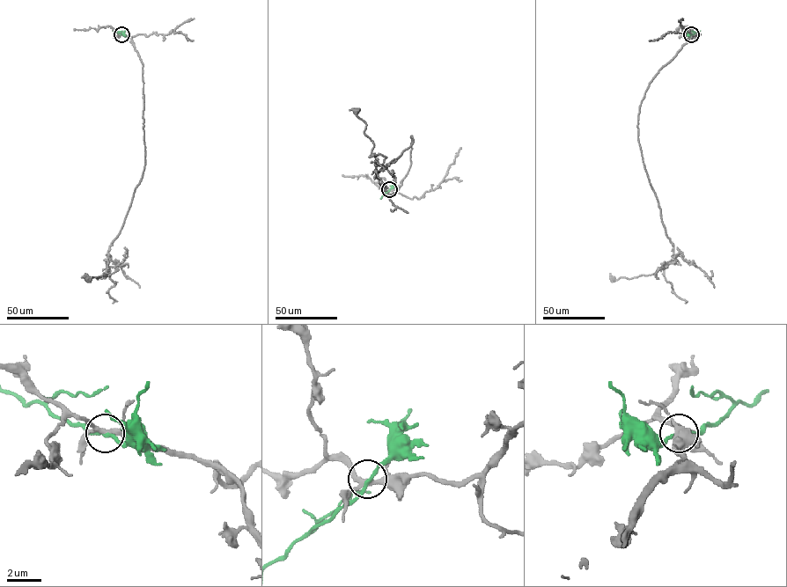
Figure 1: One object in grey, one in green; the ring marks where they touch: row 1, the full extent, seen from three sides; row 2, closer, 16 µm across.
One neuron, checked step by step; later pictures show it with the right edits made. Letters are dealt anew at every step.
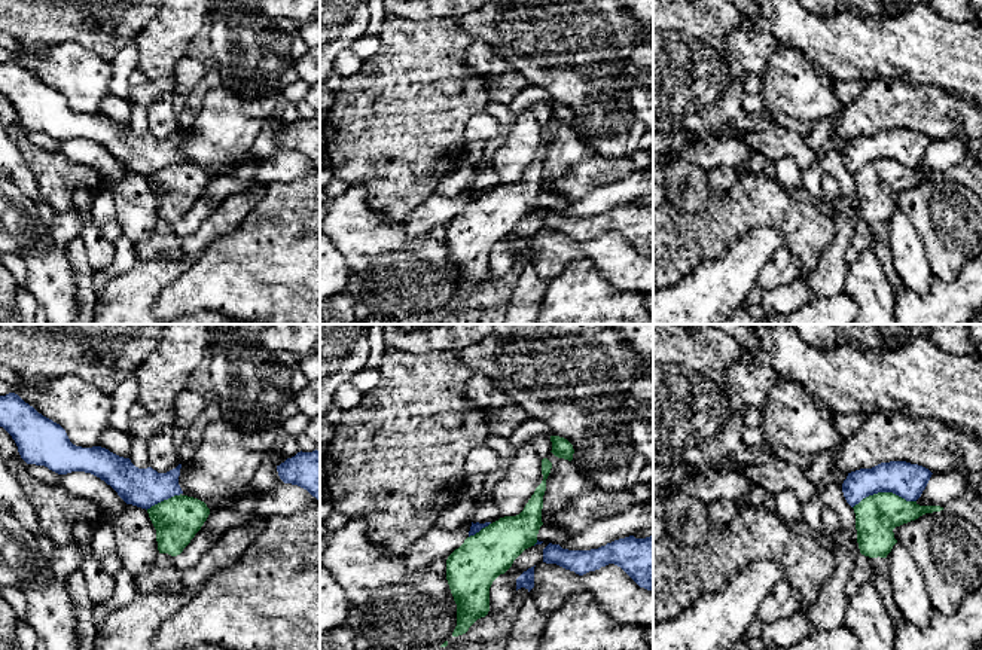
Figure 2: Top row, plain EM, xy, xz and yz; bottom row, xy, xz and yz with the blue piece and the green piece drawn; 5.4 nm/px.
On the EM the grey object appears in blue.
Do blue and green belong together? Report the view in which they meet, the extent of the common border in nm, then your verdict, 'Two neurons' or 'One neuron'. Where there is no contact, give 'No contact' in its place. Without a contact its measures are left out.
Touches blue in yz. Shared border 340 nm. Two neurons

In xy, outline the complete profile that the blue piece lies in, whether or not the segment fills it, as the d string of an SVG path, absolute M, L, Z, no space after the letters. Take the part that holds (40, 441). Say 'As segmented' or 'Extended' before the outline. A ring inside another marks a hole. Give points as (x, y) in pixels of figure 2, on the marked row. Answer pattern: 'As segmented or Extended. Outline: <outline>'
As segmented. Outline: M18 394L0 396L0 427L15 440L27 464L45 466L58 474L91 473L126 503L141 509L183 494L179 485L182 464L167 473L138 469L129 458L101 446L82 448L70 442L65 430L39 414Z

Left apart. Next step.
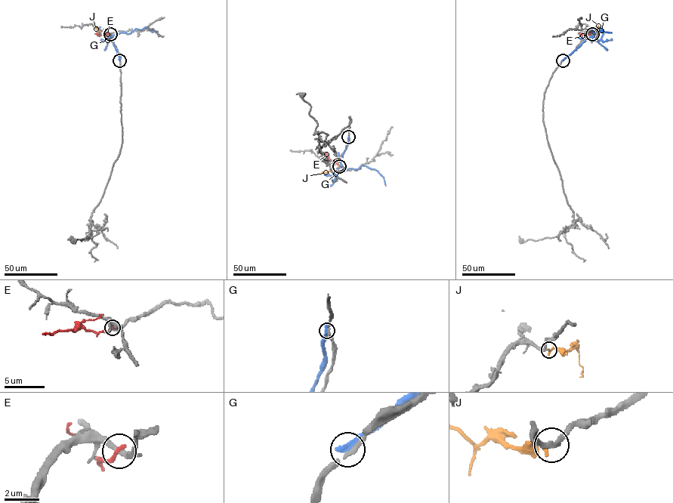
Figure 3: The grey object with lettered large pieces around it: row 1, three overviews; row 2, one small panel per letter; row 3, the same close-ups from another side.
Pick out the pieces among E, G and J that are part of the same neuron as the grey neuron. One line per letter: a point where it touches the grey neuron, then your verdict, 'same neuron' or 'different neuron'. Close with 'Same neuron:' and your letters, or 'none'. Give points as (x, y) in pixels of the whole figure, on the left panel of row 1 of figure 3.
E: (109, 34) | different neuron
G: (119, 60) | different neuron
J: (110, 34) | same neuron
Same neuron: J

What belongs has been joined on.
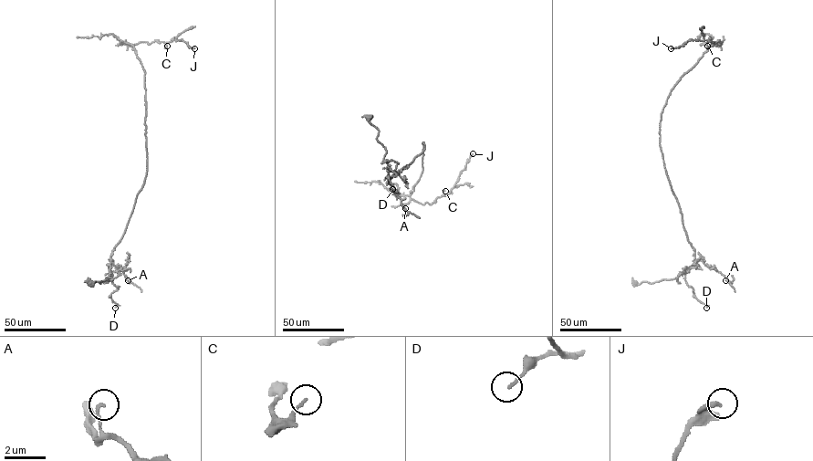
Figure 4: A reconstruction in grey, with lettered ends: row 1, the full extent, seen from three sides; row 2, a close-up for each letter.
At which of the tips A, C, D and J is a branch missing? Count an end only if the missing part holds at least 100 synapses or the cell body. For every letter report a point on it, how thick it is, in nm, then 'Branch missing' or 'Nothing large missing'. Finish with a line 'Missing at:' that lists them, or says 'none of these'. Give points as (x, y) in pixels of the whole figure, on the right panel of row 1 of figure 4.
A: Place: (725, 280). Thickness 130 nm. Nothing large missing
C: Place: (707, 46). Thickness 110 nm. Nothing large missing
D: Place: (706, 308). Thickness 120 nm. Nothing large missing
J: Place: (671, 48). Thickness 320 nm. Nothing large missing
Missing at: none of these

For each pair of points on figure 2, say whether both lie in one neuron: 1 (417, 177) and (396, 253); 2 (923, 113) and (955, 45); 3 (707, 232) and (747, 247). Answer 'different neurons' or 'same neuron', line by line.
1: different neurons
2: different neurons
3: different neurons

